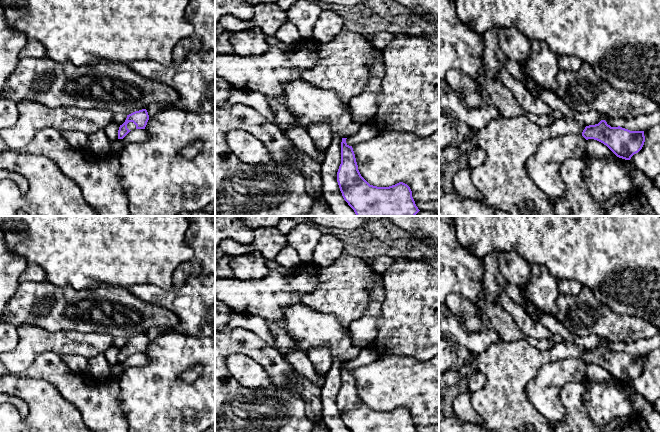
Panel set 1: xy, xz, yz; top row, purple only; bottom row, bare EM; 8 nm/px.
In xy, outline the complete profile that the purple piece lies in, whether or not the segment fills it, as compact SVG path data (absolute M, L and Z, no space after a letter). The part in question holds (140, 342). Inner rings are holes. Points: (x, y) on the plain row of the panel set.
M146 333L127 339L125 346L119 351L118 363L123 363L132 354L145 353L148 344L149 339Z

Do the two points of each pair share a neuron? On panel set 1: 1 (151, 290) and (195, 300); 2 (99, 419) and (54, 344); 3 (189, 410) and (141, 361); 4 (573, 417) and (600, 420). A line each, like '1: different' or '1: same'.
1: same
2: different
3: different
4: different

